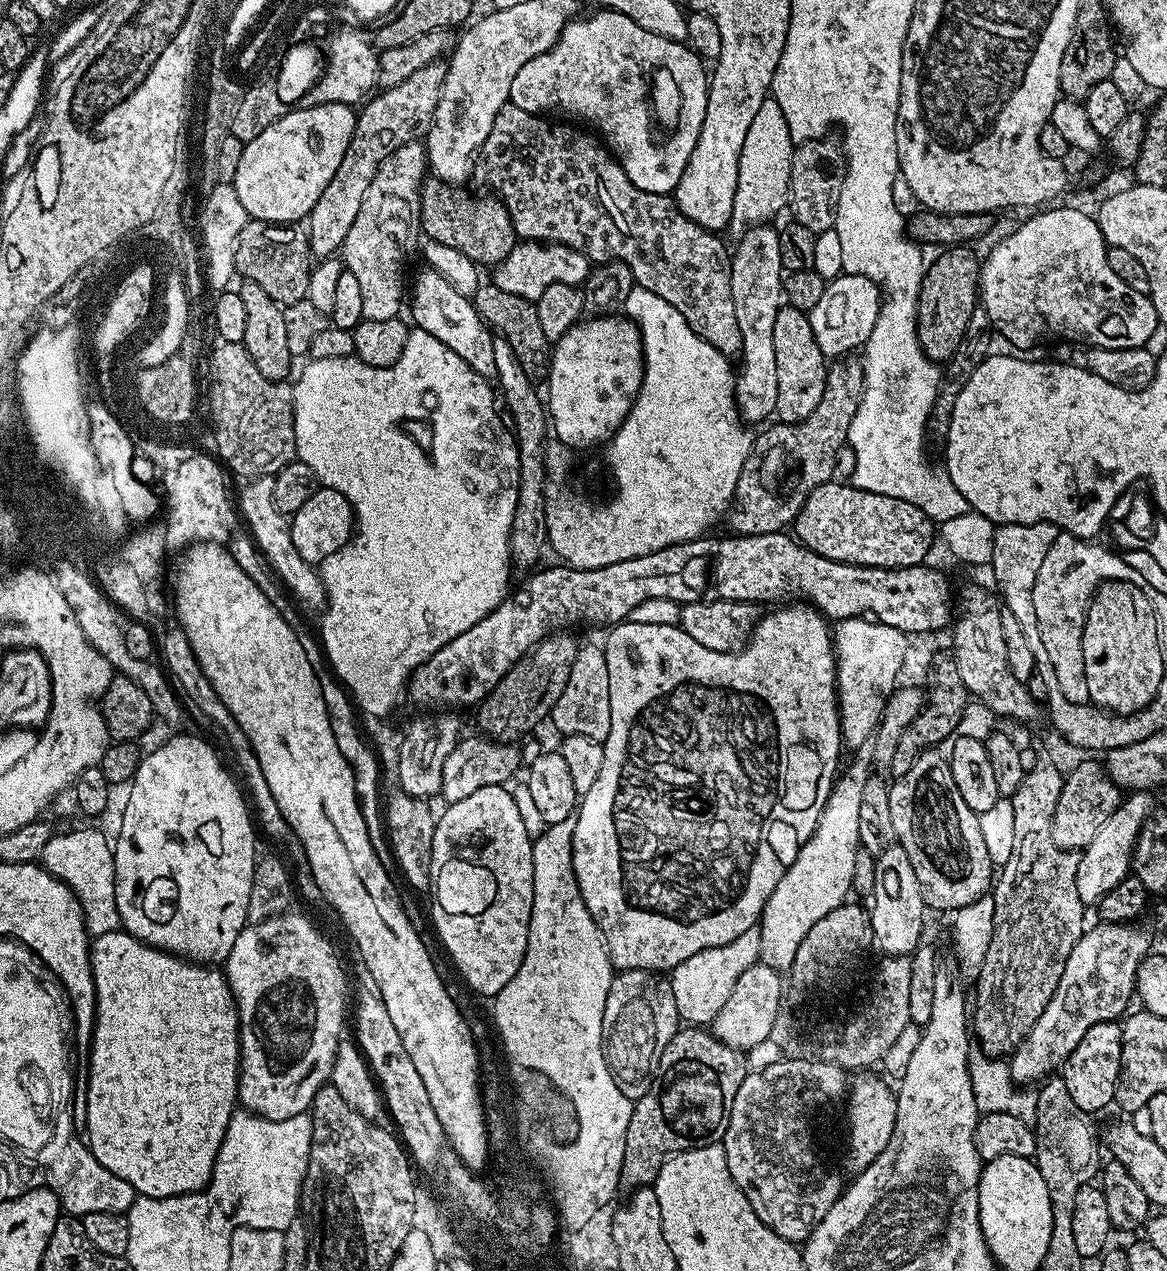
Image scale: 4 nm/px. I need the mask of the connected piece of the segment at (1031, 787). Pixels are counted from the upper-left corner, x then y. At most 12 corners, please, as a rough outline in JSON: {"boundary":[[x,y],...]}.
{"boundary":[[1065,773],[1010,798],[1013,854],[974,981],[975,1043],[1007,1057],[1086,931],[1080,852],[1054,842]]}

